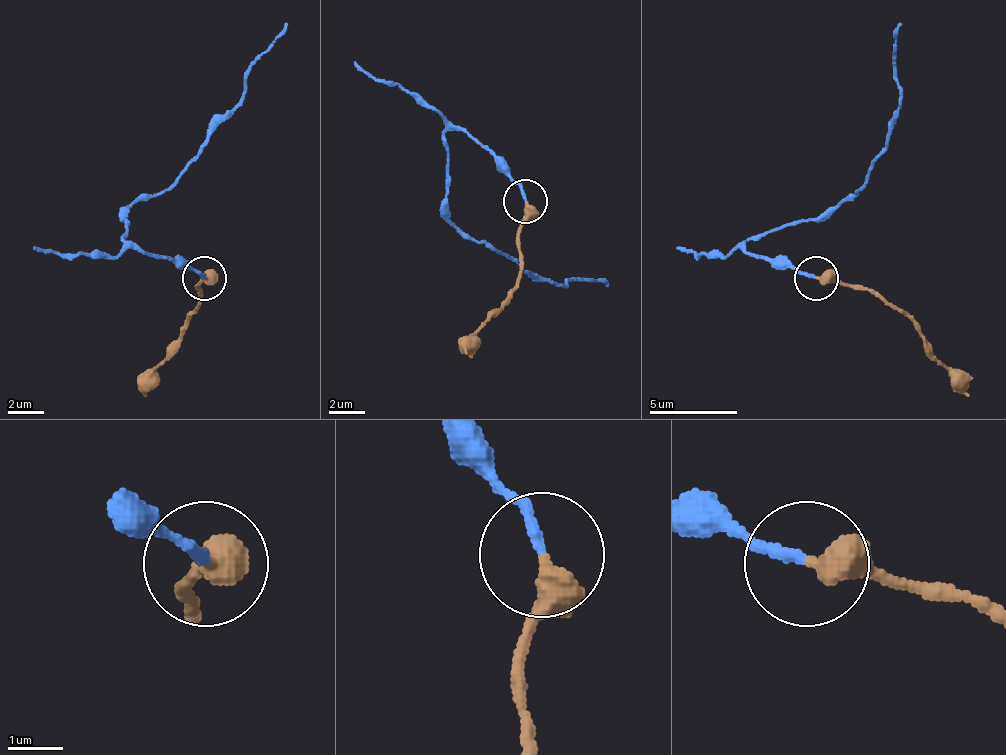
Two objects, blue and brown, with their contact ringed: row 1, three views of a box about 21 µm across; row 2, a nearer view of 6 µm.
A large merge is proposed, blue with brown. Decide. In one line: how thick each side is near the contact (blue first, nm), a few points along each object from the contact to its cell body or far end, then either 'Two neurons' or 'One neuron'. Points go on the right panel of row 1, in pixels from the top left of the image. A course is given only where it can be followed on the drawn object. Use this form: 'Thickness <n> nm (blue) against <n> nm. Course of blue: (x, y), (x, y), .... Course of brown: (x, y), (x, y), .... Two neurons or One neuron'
Thickness 180 nm (blue) against 320 nm. Course of blue: (817, 279), (755, 257), (746, 248), (750, 239), (830, 217), (865, 182), (901, 102), (896, 67), (901, 22). Course of brown: (817, 279), (874, 288), (901, 310), (967, 394). One neuron

